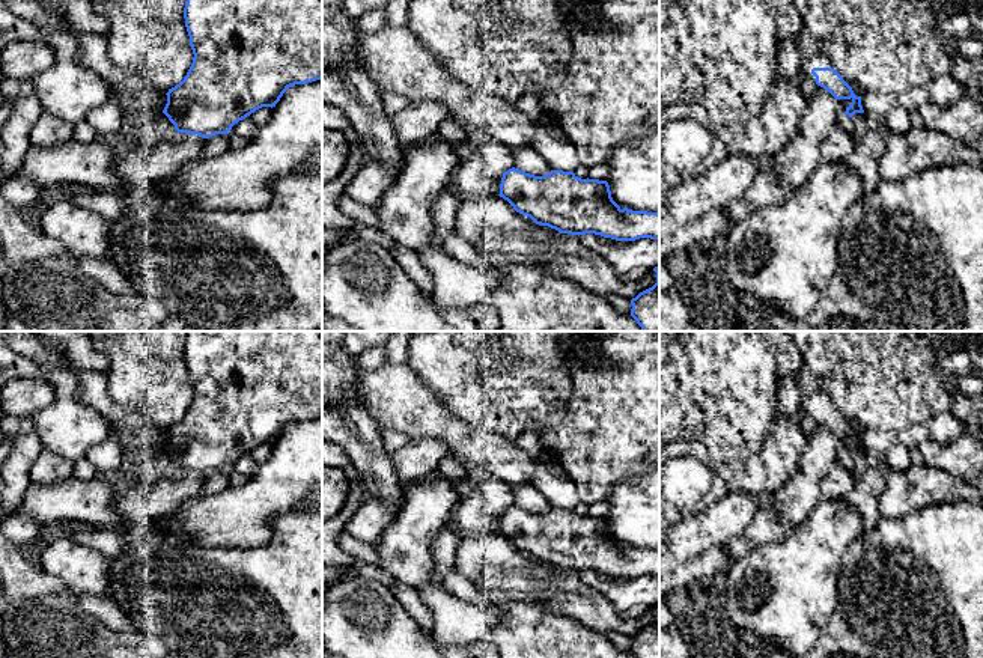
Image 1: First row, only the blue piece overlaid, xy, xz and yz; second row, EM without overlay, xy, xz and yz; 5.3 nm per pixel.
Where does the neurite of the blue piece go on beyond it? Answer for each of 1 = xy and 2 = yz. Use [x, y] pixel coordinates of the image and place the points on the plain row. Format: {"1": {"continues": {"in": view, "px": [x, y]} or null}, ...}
{"1": {"continues": null}, "2": {"continues": null}}

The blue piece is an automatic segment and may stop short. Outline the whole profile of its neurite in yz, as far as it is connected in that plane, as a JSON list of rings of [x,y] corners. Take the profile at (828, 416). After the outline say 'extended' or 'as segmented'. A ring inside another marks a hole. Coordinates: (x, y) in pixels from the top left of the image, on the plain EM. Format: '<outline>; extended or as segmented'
[[[813,405],[811,411],[816,414],[816,422],[828,428],[835,437],[851,437],[845,452],[852,455],[855,450],[864,450],[861,434],[857,434],[852,425],[834,405]]]; as segmented

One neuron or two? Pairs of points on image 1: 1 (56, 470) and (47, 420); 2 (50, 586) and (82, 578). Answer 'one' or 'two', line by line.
1: two
2: two

